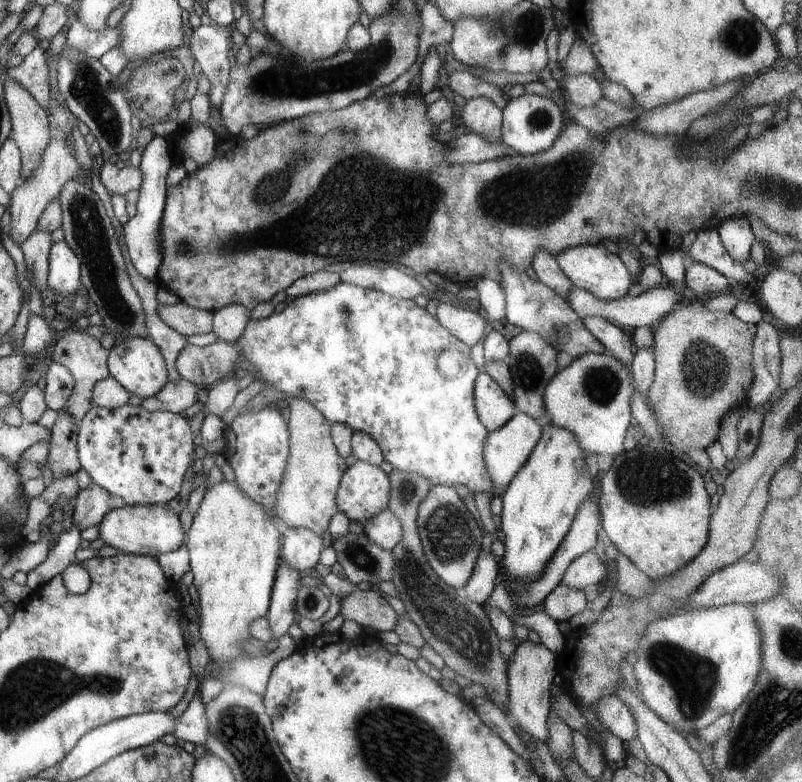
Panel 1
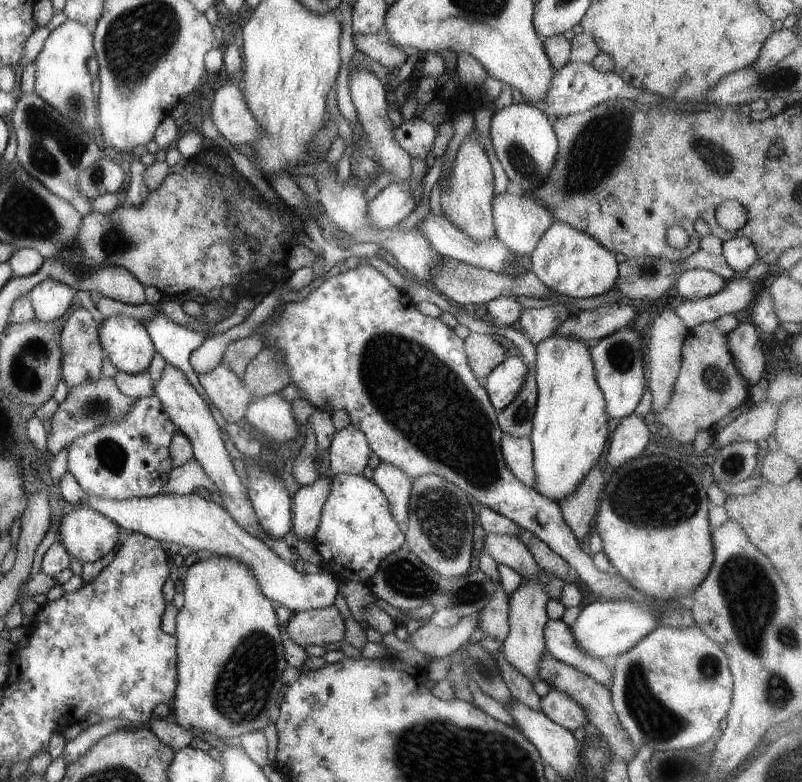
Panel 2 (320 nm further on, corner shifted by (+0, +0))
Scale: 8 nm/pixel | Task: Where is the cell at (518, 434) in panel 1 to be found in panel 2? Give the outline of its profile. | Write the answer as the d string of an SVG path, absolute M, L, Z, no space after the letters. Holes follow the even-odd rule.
M502 434L500 449L507 468L519 479L521 484L533 489L535 475L530 438L513 438L508 434Z

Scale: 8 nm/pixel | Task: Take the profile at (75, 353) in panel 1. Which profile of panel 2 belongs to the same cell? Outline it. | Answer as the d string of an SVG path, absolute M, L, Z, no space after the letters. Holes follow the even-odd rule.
M79 307L68 316L60 332L60 348L62 379L67 389L87 381L94 381L99 377L99 368L104 354L99 342L97 325L87 310Z

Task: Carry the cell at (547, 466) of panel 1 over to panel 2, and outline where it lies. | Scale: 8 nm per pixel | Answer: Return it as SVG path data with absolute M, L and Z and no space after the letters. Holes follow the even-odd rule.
M551 333L535 345L533 365L536 380L536 401L532 418L530 443L532 446L532 465L535 475L534 488L541 496L558 502L568 497L578 482L595 464L598 456L607 445L608 432L605 401L596 383L596 372L591 362L590 345L576 338Z

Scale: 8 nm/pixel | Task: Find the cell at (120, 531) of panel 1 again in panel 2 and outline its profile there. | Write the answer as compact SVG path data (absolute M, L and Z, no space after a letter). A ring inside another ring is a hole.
M75 506L63 515L59 542L82 564L95 562L111 550L119 527L91 508Z

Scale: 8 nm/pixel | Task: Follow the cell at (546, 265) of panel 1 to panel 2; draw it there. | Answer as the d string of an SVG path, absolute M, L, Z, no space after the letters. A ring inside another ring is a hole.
M506 191L497 193L492 198L492 221L494 222L494 236L511 253L520 257L529 256L543 232L553 222L550 210L539 201L534 201L525 195L514 196Z

